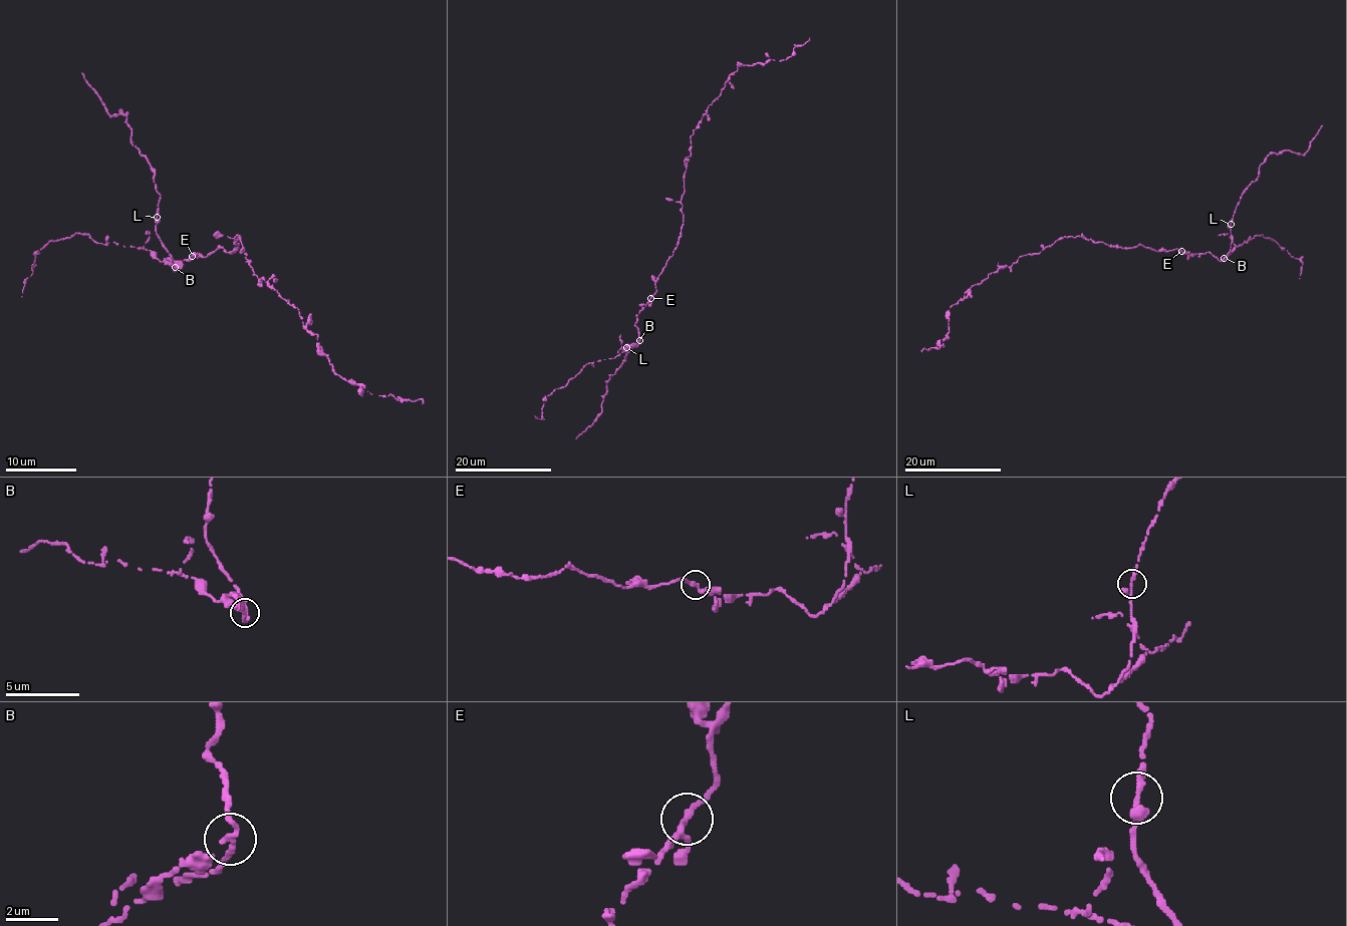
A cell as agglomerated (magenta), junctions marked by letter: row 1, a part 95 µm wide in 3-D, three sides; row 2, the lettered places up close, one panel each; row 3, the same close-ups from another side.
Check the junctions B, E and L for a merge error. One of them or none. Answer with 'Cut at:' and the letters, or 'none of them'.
Cut at: B

